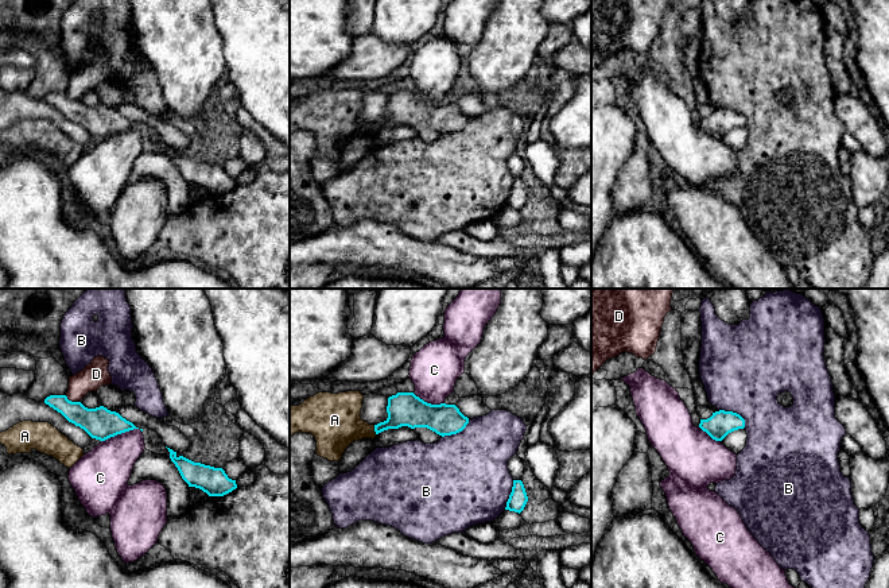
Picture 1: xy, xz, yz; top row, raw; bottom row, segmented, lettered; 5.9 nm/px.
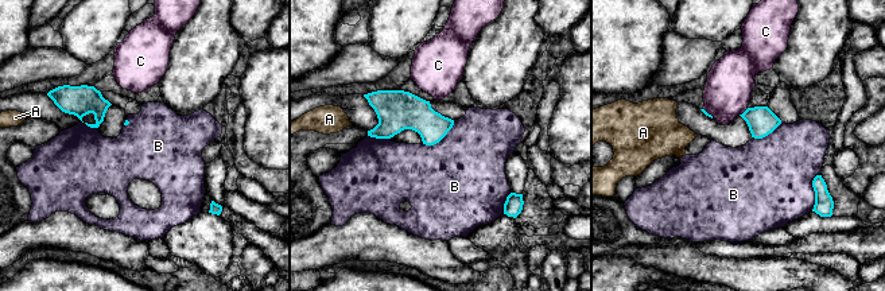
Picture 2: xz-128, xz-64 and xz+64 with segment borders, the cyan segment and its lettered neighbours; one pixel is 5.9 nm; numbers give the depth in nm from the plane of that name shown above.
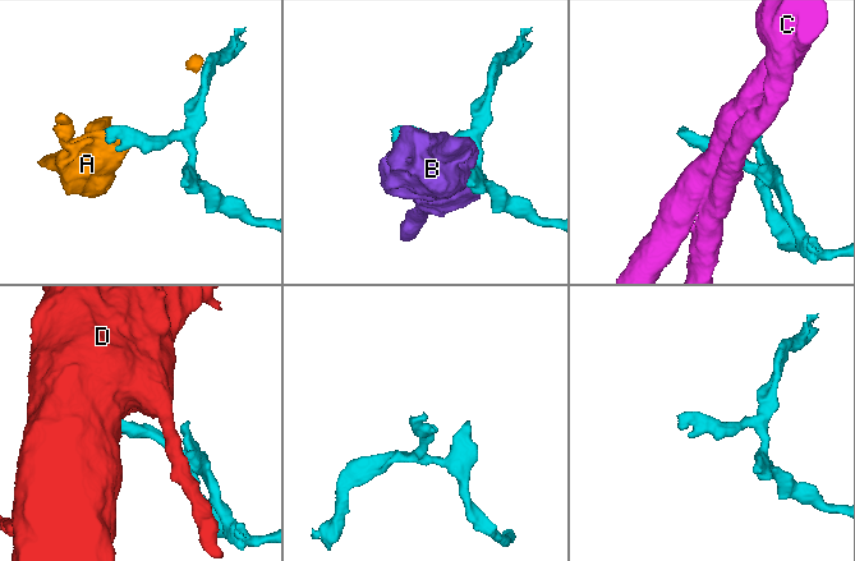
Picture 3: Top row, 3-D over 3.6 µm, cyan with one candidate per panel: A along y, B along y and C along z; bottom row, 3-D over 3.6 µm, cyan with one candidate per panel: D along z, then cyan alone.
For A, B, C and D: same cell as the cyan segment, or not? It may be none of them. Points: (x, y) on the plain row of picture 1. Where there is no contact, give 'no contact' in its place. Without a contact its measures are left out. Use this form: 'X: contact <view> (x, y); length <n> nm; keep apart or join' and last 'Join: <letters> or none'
A: contact xz (375, 128); length 70 nm; keep apart
B: contact yz (736, 111); length 190 nm; keep apart
C: contact xy (121, 130); length 260 nm; keep apart
D: contact xy (73, 100); length 100 nm; keep apart
Join: none

